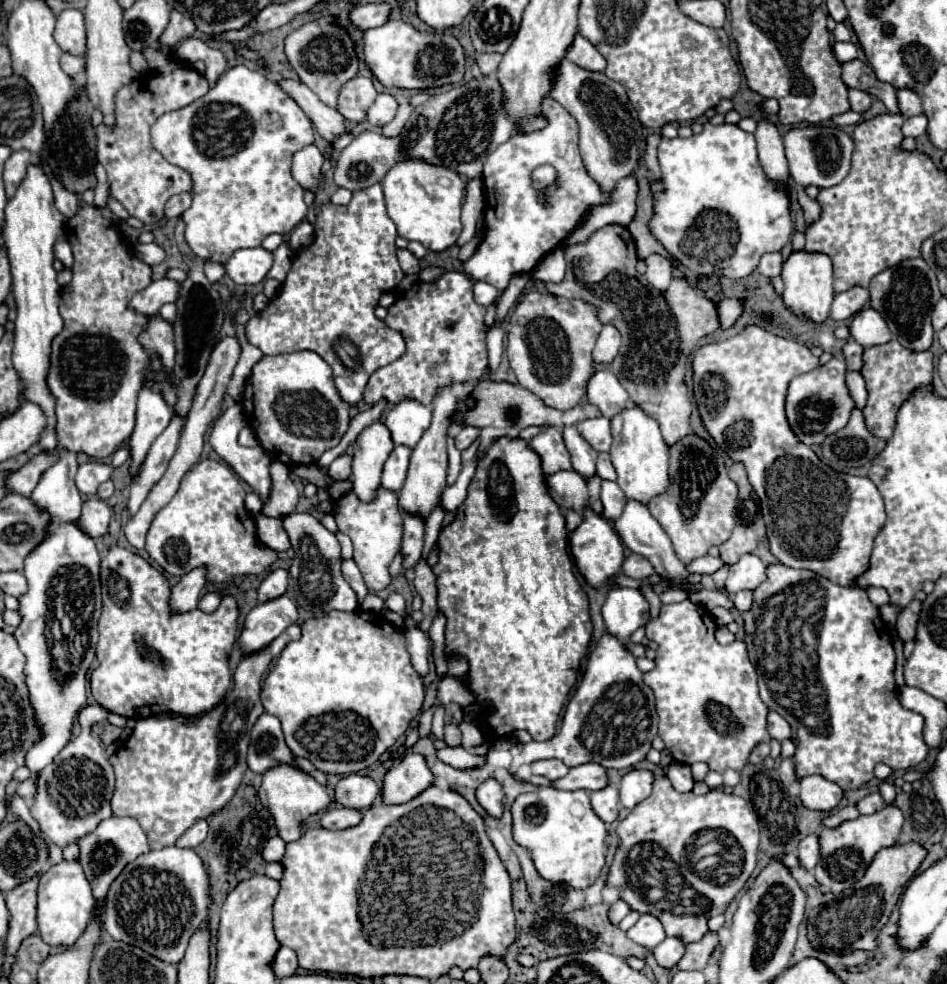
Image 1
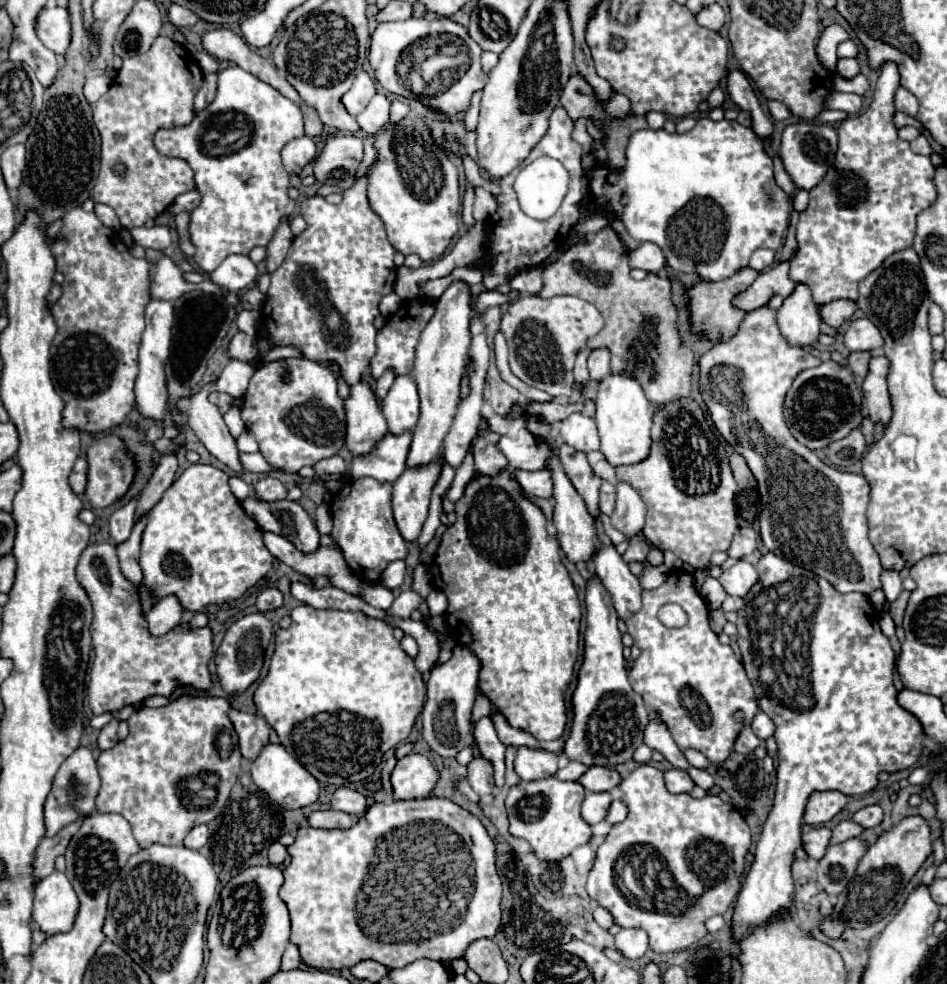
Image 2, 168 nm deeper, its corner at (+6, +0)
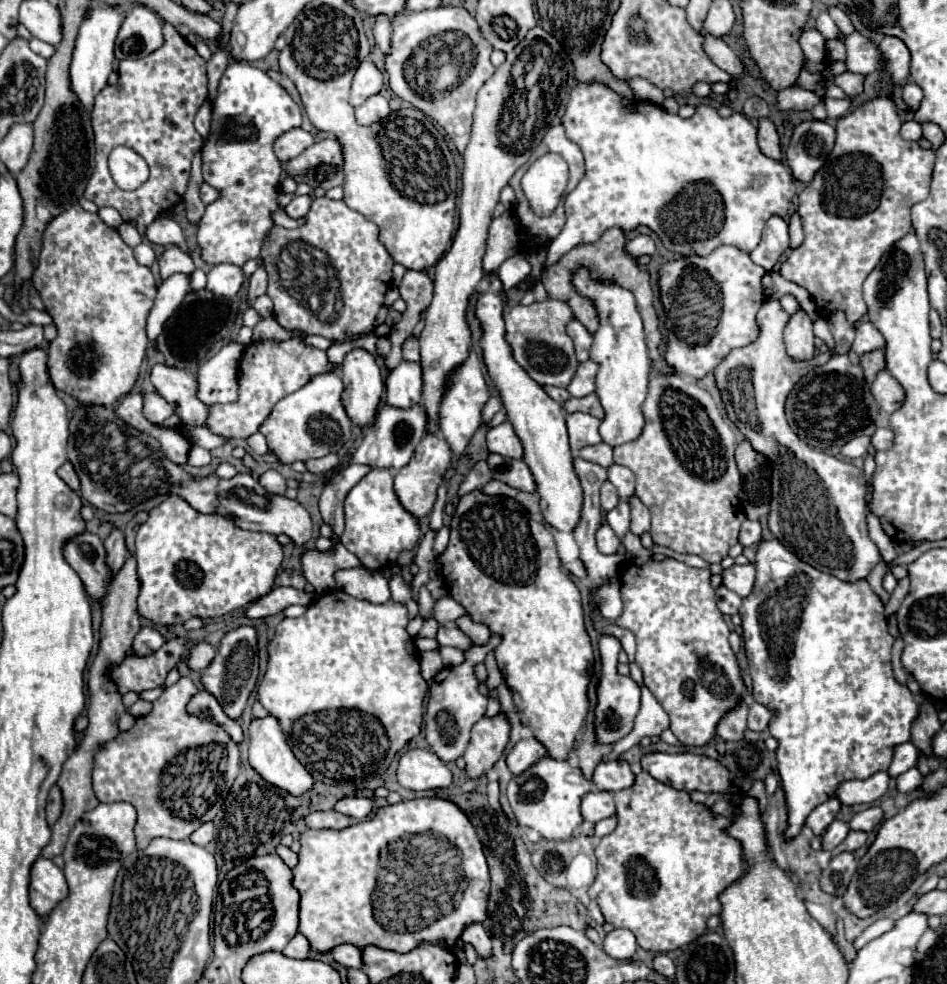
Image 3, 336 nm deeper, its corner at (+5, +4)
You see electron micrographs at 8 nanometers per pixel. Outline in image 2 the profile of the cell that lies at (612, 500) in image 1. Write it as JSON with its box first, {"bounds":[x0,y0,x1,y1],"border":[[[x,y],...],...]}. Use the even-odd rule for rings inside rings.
{"bounds":[599,482,615,514],"border":[[[609,482],[601,484],[601,500],[599,500],[599,508],[603,514],[611,514],[615,508],[615,486]]]}

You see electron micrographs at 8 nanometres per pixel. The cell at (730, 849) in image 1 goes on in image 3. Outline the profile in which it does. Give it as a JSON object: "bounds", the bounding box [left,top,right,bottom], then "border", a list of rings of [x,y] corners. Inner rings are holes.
{"bounds":[588,772,746,954],"border":[[[638,772],[636,774],[636,780],[630,788],[626,790],[620,790],[614,794],[614,800],[616,800],[616,814],[618,814],[618,826],[612,834],[604,836],[600,842],[598,842],[598,848],[596,848],[596,858],[598,858],[598,874],[596,874],[596,880],[594,884],[590,886],[588,890],[588,896],[592,900],[598,902],[604,918],[608,924],[612,924],[614,928],[628,928],[634,932],[638,944],[644,948],[644,950],[650,950],[650,952],[656,952],[656,954],[666,954],[670,950],[676,950],[684,944],[690,944],[694,938],[702,936],[706,932],[706,920],[712,916],[712,914],[720,914],[722,912],[722,904],[720,904],[720,894],[730,886],[734,884],[736,880],[740,880],[746,872],[746,860],[744,860],[744,848],[742,848],[742,842],[732,838],[728,834],[728,828],[732,826],[732,818],[728,816],[720,816],[716,814],[710,806],[706,804],[698,804],[690,798],[690,794],[686,790],[676,790],[668,784],[662,784],[658,780],[654,780],[648,772]]]}

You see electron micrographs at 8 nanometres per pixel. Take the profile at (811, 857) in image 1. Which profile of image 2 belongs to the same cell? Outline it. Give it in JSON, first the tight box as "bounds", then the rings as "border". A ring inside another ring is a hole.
{"bounds":[803,826,831,860],"border":[[[825,826],[813,828],[811,832],[803,834],[803,848],[809,854],[809,858],[821,860],[825,856],[825,850],[829,844],[831,844],[831,830]]]}

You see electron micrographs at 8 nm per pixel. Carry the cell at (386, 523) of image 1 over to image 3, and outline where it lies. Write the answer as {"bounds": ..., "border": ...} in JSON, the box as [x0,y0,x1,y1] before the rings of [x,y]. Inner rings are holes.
{"bounds":[342,470,420,570],"border":[[[370,470],[346,496],[346,528],[342,544],[358,556],[366,570],[384,570],[392,566],[404,550],[414,550],[420,540],[418,520],[410,516],[392,488],[392,470]]]}

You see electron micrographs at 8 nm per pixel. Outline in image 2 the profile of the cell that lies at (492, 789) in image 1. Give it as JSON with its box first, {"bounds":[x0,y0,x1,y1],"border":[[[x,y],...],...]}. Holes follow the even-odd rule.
{"bounds":[467,742,495,796],"border":[[[471,742],[469,746],[473,750],[473,758],[467,764],[467,782],[477,796],[489,794],[495,786],[493,784],[493,766],[489,760],[483,758],[483,754],[477,748],[477,742]]]}

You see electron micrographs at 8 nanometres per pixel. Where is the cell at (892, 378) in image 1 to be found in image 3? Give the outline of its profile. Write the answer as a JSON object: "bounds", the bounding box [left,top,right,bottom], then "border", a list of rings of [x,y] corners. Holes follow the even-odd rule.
{"bounds":[872,370,904,414],"border":[[[880,370],[876,374],[876,380],[872,382],[872,396],[876,400],[876,404],[880,406],[880,410],[892,414],[894,410],[898,410],[898,406],[902,406],[902,398],[904,398],[904,390],[898,384],[898,380],[894,380],[888,370]]]}

